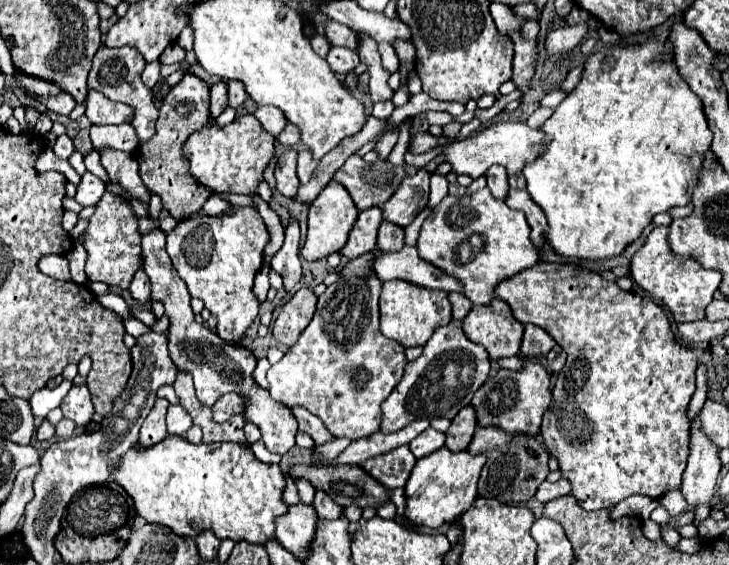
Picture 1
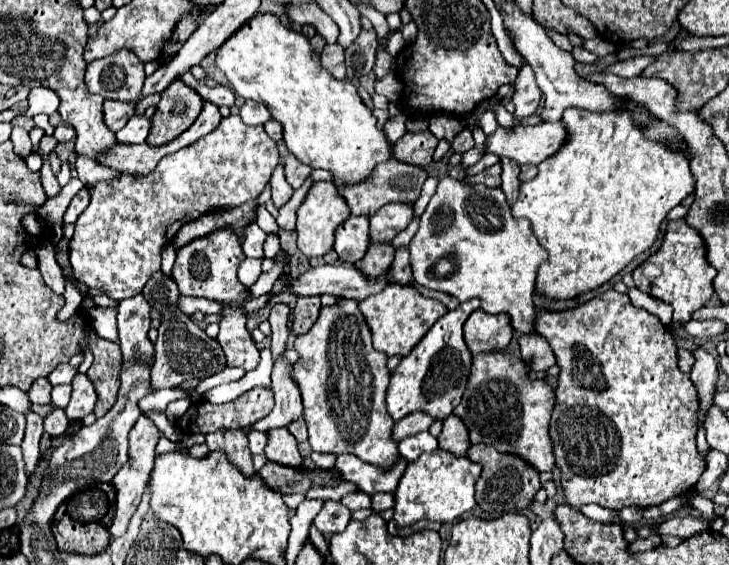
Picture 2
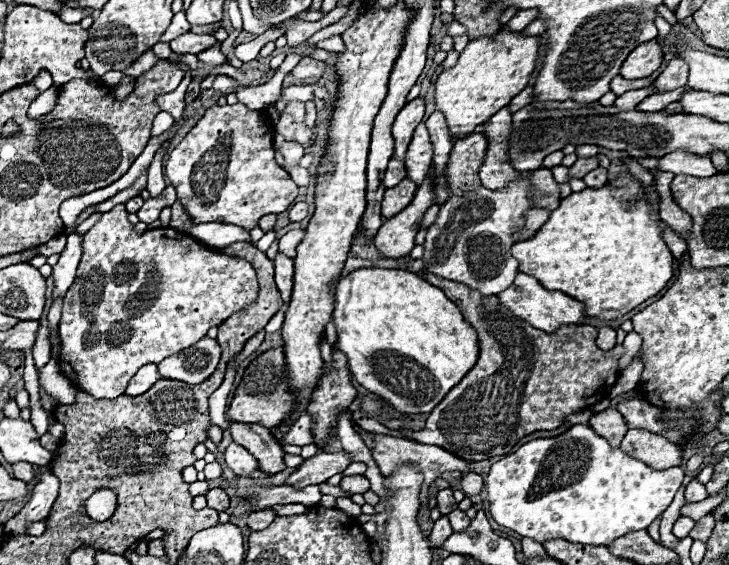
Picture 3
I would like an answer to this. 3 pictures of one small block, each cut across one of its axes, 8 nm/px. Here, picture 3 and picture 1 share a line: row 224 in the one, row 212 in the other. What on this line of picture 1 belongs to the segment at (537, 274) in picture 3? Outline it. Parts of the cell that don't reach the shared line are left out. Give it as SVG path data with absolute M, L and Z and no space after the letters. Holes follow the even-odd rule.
M648 40L646 44L638 44L638 46L604 46L600 52L592 54L584 62L584 76L580 84L566 96L566 100L554 110L554 114L542 126L542 130L552 136L552 142L548 144L548 150L544 152L544 156L524 166L526 192L546 214L548 230L544 238L554 248L554 252L560 256L582 258L582 260L592 260L592 262L616 258L626 250L626 246L630 246L634 240L640 238L642 230L652 222L652 218L658 212L666 212L672 206L684 206L684 202L688 204L692 200L692 188L696 186L696 178L698 178L698 172L704 160L704 152L710 150L712 132L708 130L708 122L704 118L700 98L696 98L696 94L688 90L688 84L680 78L680 74L676 74L676 64L656 62L660 50L662 50L662 42L656 42L656 40Z

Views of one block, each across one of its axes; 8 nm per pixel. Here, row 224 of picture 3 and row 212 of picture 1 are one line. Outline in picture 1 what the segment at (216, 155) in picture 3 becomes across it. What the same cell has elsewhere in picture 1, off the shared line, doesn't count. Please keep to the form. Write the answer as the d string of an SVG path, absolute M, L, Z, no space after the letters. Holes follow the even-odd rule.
M236 208L232 216L196 216L182 220L166 238L172 264L186 282L190 296L204 300L206 308L218 318L216 334L224 342L238 344L260 312L260 300L254 296L254 276L262 264L262 250L268 242L268 230L254 208Z

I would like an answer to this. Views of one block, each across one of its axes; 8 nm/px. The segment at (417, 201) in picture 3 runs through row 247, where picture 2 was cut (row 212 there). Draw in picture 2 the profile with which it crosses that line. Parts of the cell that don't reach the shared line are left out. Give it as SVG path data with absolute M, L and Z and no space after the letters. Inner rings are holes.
M390 202L384 204L376 214L370 216L372 242L390 242L398 232L402 232L414 216L414 204Z

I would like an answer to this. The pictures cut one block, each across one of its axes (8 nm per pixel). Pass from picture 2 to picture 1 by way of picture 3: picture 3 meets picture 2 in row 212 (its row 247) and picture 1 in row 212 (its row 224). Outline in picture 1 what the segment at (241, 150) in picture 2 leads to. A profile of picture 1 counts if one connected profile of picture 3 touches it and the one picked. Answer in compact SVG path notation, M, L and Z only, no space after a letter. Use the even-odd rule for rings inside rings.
M106 192L98 204L96 212L88 220L88 228L84 230L82 246L86 248L86 276L92 282L104 282L106 286L118 286L122 290L128 290L134 274L144 266L142 256L142 234L138 230L138 220L132 212L132 208L120 200L118 196L112 196Z

